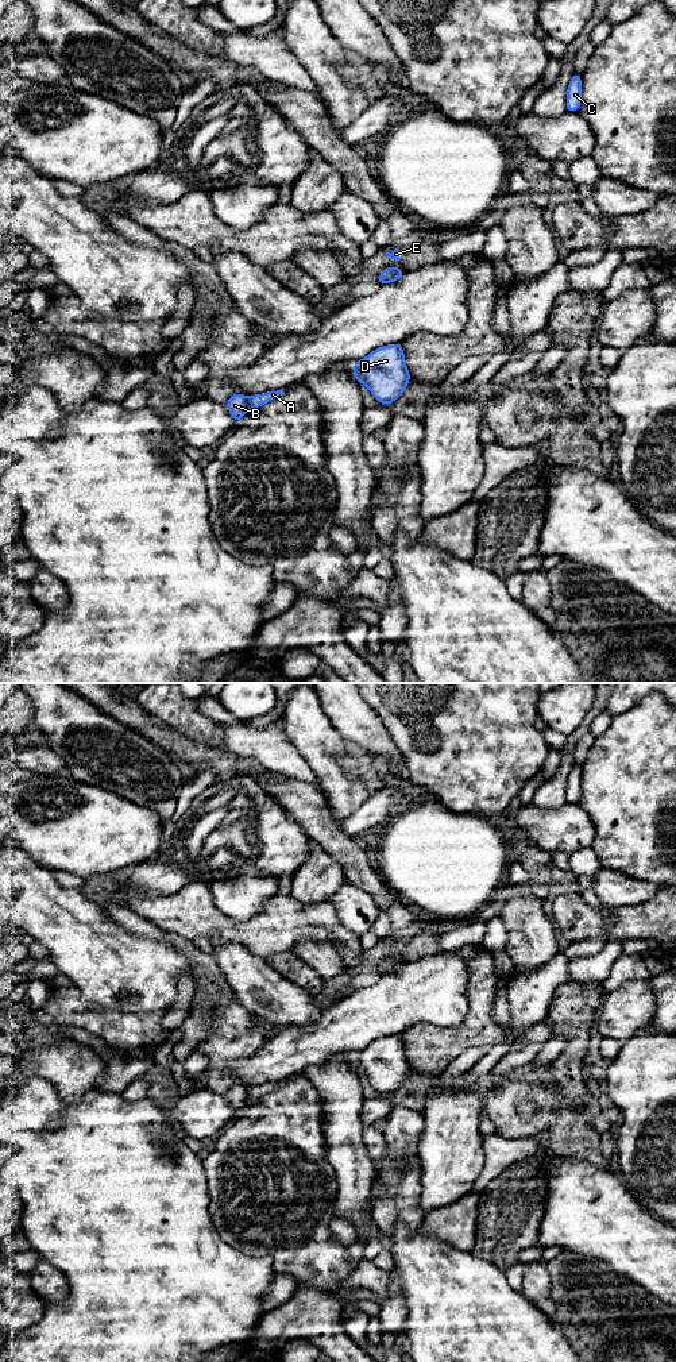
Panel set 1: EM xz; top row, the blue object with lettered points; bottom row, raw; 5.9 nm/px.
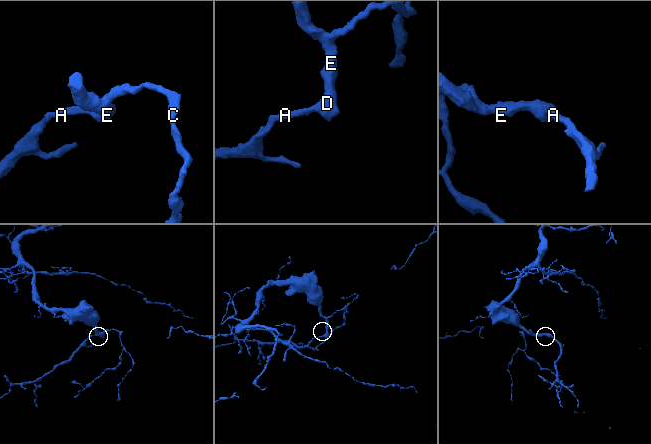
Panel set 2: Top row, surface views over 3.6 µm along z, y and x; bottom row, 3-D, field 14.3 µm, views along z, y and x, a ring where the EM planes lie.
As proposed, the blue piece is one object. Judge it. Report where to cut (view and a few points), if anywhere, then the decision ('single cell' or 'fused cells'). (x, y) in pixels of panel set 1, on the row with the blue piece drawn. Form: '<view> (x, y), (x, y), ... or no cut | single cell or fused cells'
xz (247, 397), (250, 408) | fused cells

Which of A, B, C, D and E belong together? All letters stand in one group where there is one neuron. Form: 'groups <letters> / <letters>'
groups A C D E / B

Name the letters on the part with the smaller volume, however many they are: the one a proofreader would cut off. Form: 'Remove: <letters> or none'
Remove: B

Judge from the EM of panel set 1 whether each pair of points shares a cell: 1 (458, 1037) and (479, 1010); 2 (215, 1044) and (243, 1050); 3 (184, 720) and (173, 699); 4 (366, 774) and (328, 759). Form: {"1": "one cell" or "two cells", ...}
{"1": "one cell", "2": "one cell", "3": "one cell", "4": "two cells"}

